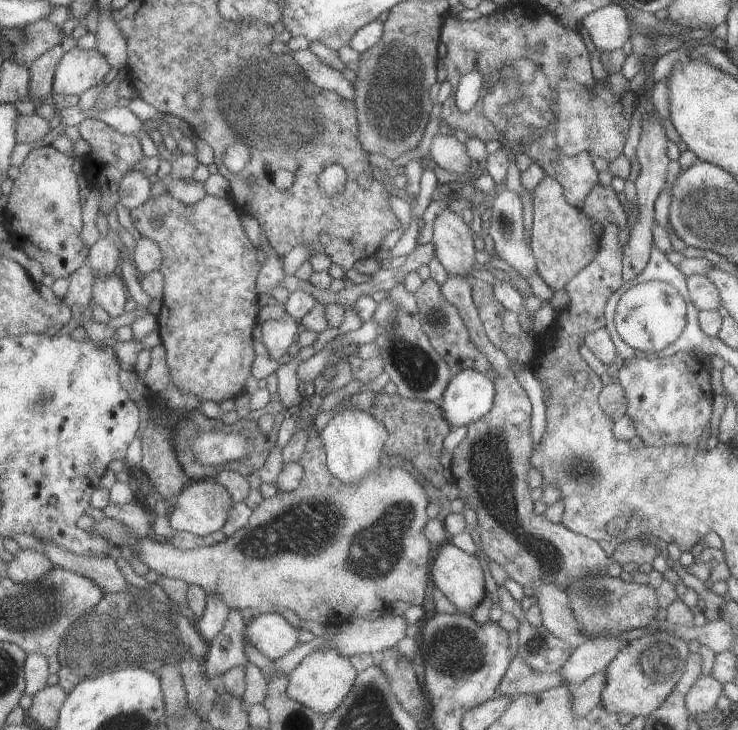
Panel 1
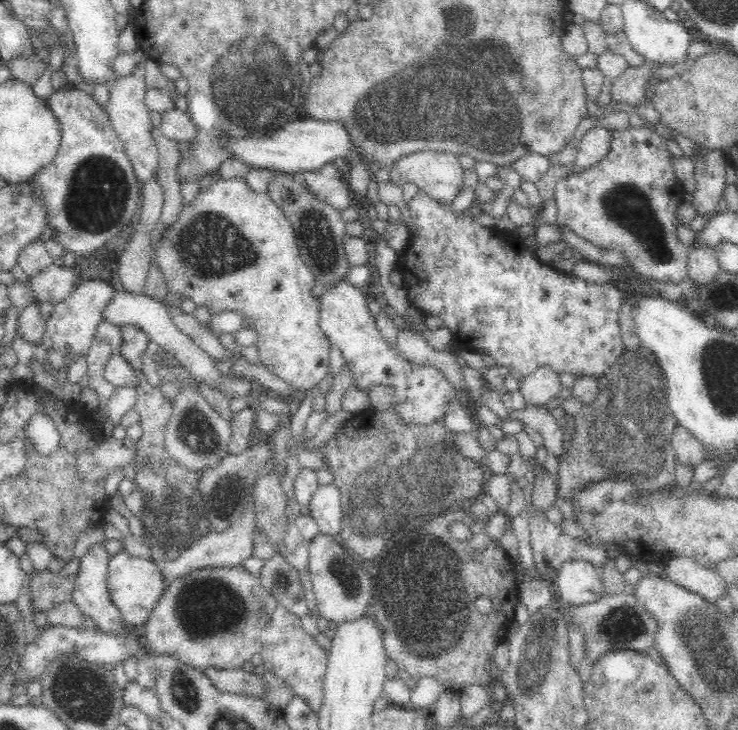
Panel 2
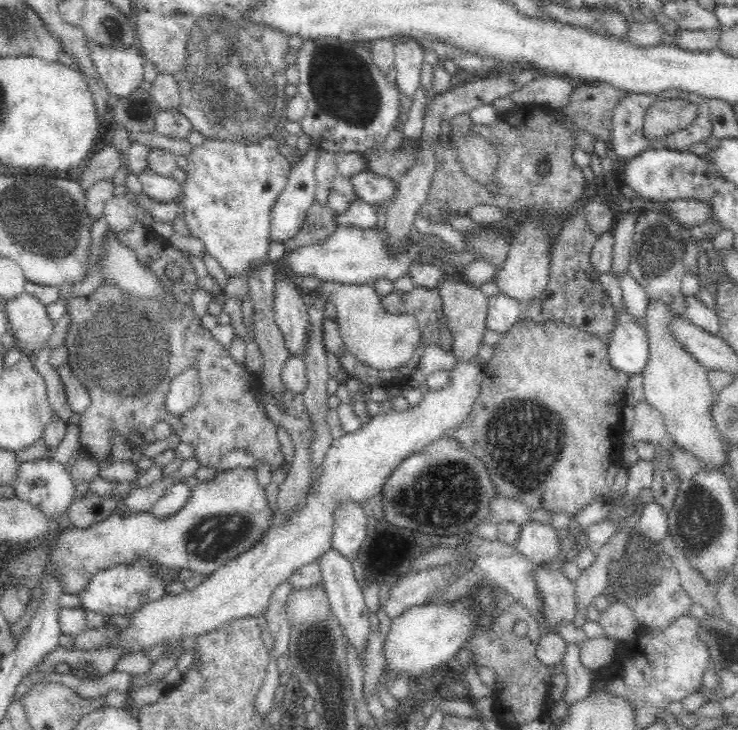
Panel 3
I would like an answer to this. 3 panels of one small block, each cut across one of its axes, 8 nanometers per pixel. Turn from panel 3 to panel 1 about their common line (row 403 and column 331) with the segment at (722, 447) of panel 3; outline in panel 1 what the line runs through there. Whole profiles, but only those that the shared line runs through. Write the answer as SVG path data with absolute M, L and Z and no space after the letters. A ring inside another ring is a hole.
M334 648L317 650L303 658L302 662L288 674L289 686L286 686L286 696L318 713L330 714L348 696L356 682L356 676L358 671L350 664L350 659L338 654L338 650Z

